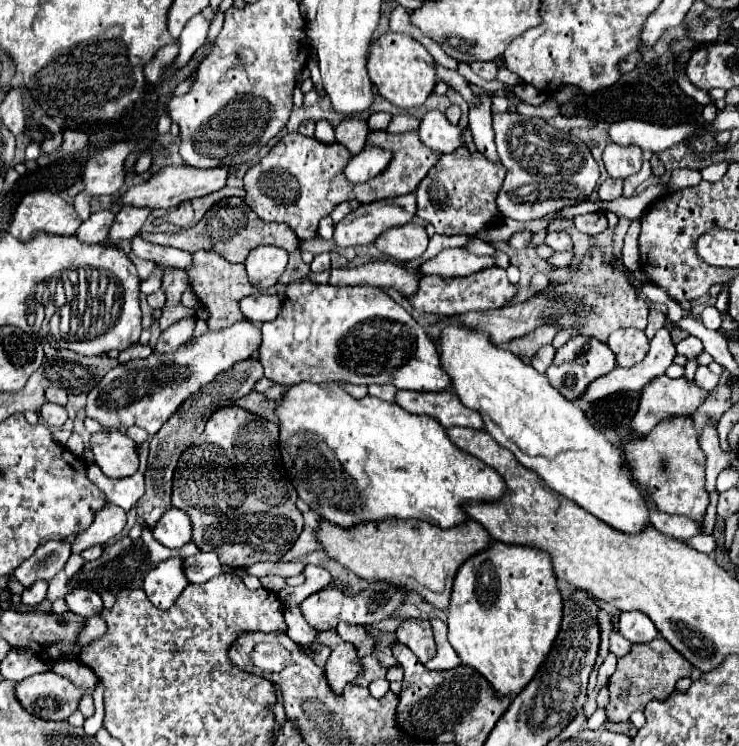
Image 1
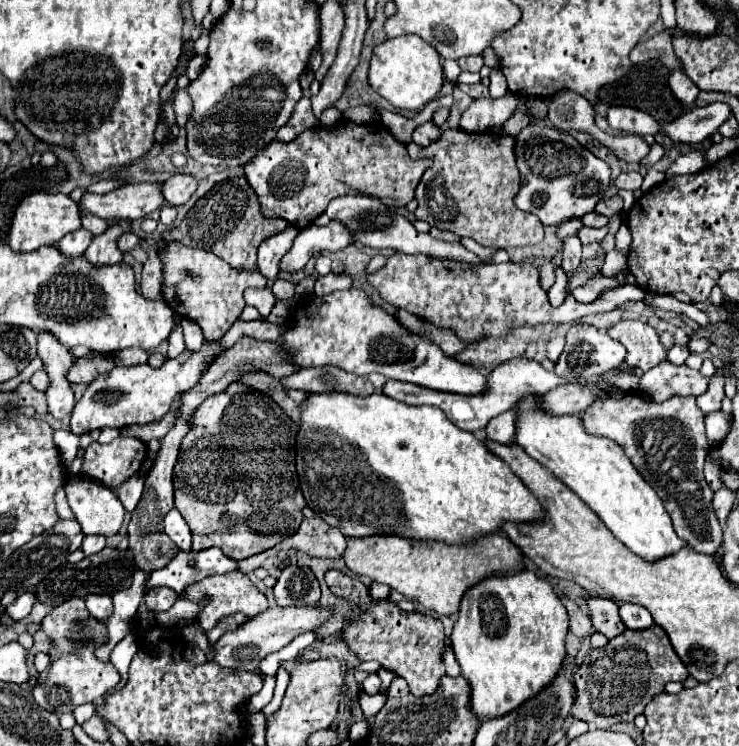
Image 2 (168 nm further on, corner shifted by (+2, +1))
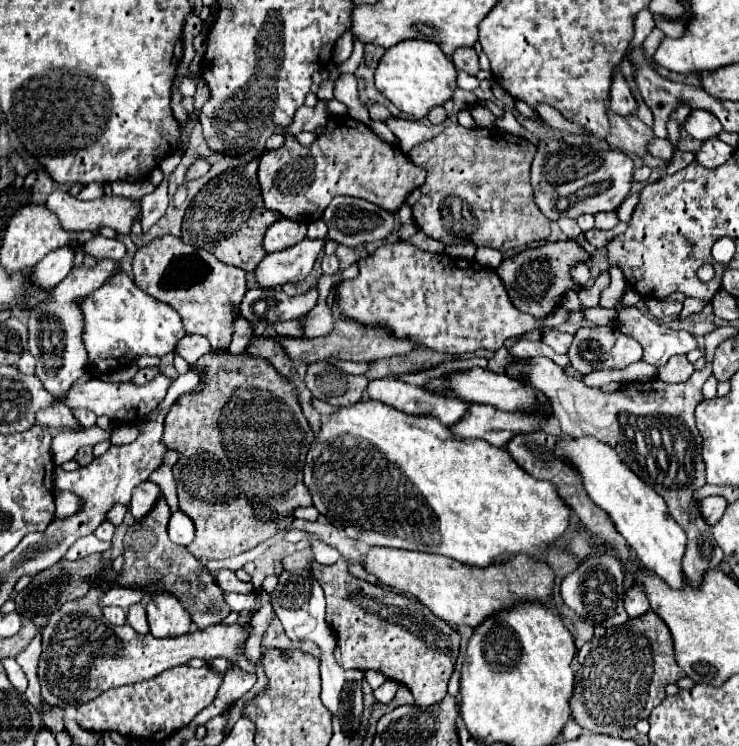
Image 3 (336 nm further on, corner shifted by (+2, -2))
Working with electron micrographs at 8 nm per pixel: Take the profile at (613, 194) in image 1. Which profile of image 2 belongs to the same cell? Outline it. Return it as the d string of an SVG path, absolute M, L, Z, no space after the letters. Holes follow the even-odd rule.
M622 172L614 182L620 190L638 190L642 186L642 174L640 172Z

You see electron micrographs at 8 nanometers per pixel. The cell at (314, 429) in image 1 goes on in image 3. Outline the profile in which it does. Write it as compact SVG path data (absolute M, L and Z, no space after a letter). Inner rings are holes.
M362 399L356 405L350 407L340 407L332 415L332 425L336 427L320 427L320 433L314 437L314 443L308 449L306 465L304 465L304 485L308 487L312 495L312 505L324 515L336 529L344 531L350 539L364 541L368 545L378 545L378 547L394 547L394 549L410 549L410 551L424 551L424 553L438 553L468 565L476 567L486 567L494 561L508 559L518 553L526 553L532 557L540 557L566 529L570 523L570 509L568 505L558 497L556 487L548 481L534 479L528 475L506 449L492 447L486 441L480 439L460 439L458 435L452 433L450 427L438 423L438 419L430 417L416 417L416 415L406 415L404 411L398 411L390 405L372 401L372 399Z

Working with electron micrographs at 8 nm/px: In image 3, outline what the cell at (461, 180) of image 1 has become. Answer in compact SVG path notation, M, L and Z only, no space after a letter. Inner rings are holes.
M448 125L432 141L408 151L414 165L428 171L422 197L412 207L416 225L444 245L474 243L508 251L512 247L542 241L550 235L550 221L532 201L530 163L536 147L502 129L464 129Z

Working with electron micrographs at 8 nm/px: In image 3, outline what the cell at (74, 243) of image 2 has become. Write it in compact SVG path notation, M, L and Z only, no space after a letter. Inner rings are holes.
M60 247L58 251L52 251L38 263L38 267L32 269L32 281L44 289L56 287L72 269L74 265L74 247Z

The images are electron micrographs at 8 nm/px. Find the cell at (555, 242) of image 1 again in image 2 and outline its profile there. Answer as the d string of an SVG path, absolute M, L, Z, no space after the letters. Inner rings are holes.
M572 218L572 220L566 220L566 222L558 228L558 236L560 236L560 238L566 238L566 236L570 236L570 234L578 234L582 228L584 228L582 220L580 220L580 218Z

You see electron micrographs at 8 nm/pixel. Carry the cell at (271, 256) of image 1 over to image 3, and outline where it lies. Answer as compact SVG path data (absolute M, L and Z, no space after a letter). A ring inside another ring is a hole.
M280 219L276 221L264 235L264 251L274 253L288 249L296 243L300 243L306 237L306 225L294 223L292 219Z

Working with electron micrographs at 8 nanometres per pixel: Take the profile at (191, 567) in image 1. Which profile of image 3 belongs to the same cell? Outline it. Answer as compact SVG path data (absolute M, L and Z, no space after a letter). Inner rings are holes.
M114 587L110 591L106 591L104 599L100 601L100 607L106 605L118 605L122 609L128 609L134 603L140 603L144 599L148 599L150 595L142 595L142 591L130 591L130 587Z

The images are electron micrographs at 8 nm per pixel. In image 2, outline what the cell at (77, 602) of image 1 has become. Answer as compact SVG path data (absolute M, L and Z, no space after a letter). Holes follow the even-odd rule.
M88 596L86 606L88 606L90 614L94 618L98 618L98 620L108 620L112 616L112 612L114 612L110 596Z

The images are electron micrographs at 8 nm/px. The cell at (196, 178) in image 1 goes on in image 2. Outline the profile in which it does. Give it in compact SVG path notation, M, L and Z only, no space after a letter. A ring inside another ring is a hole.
M124 184L108 194L84 194L80 200L80 216L92 214L110 222L134 222L152 214L162 206L160 184Z

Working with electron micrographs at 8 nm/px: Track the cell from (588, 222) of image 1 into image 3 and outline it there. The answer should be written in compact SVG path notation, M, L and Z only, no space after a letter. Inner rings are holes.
M610 211L610 213L598 213L598 215L594 215L594 219L596 219L596 225L594 227L606 229L606 231L612 229L618 223L618 215L614 211Z

